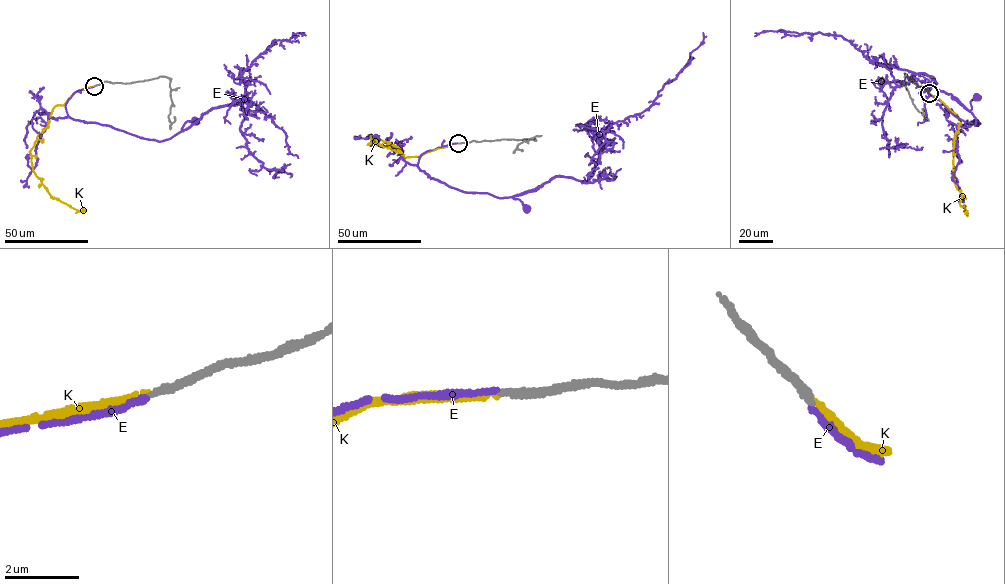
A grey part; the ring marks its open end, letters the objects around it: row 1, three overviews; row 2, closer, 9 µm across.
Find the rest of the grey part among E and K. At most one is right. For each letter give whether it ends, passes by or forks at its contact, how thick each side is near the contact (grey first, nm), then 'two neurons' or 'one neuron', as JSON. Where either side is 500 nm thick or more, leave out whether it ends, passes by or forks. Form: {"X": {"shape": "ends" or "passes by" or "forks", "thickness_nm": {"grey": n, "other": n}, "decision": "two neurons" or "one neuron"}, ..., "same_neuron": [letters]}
{"E": {"shape": "ends", "thickness_nm": {"grey": 220, "other": 170}, "decision": "one neuron"}, "K": {"shape": "ends", "thickness_nm": {"grey": 220, "other": 170}, "decision": "two neurons"}, "same_neuron": ["E"]}

